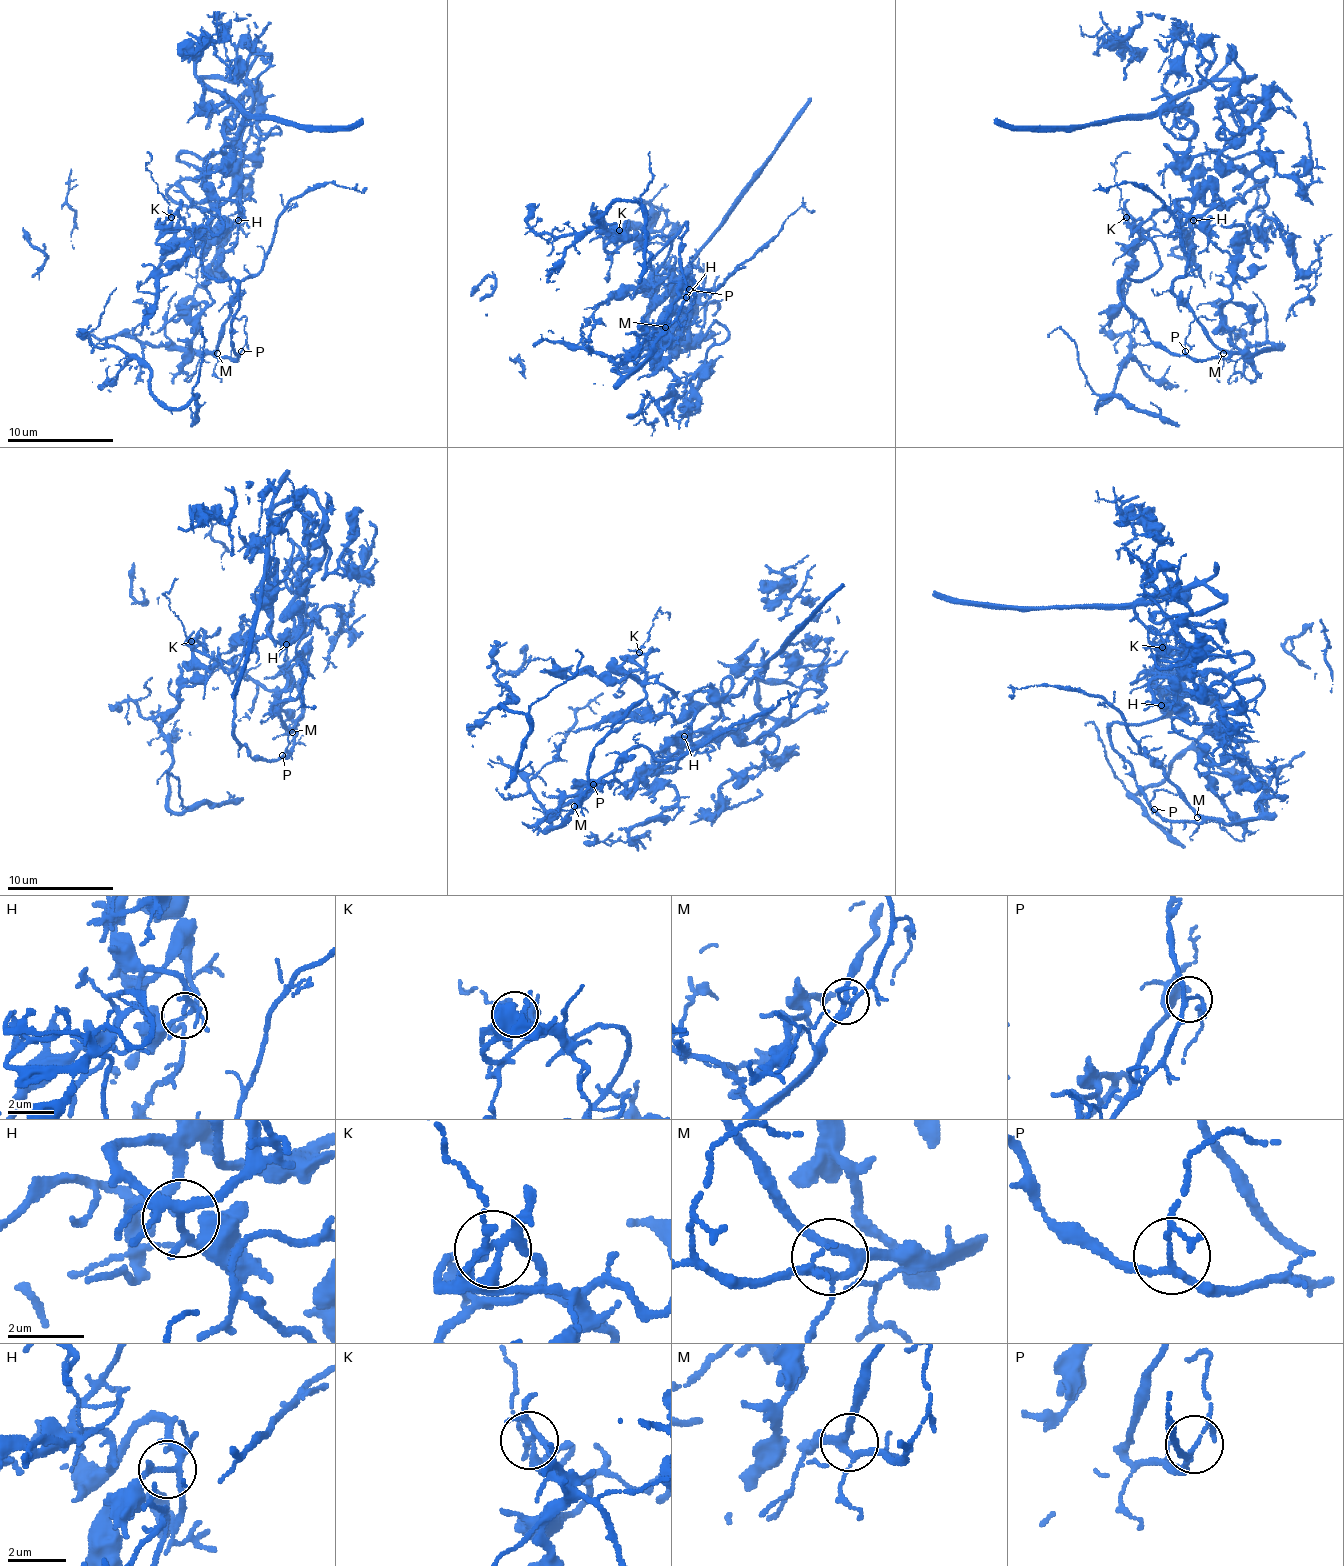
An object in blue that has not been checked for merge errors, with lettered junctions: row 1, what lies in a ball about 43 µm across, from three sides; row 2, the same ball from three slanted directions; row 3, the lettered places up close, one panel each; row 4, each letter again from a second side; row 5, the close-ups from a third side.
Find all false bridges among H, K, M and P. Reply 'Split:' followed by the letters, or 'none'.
Split: K

